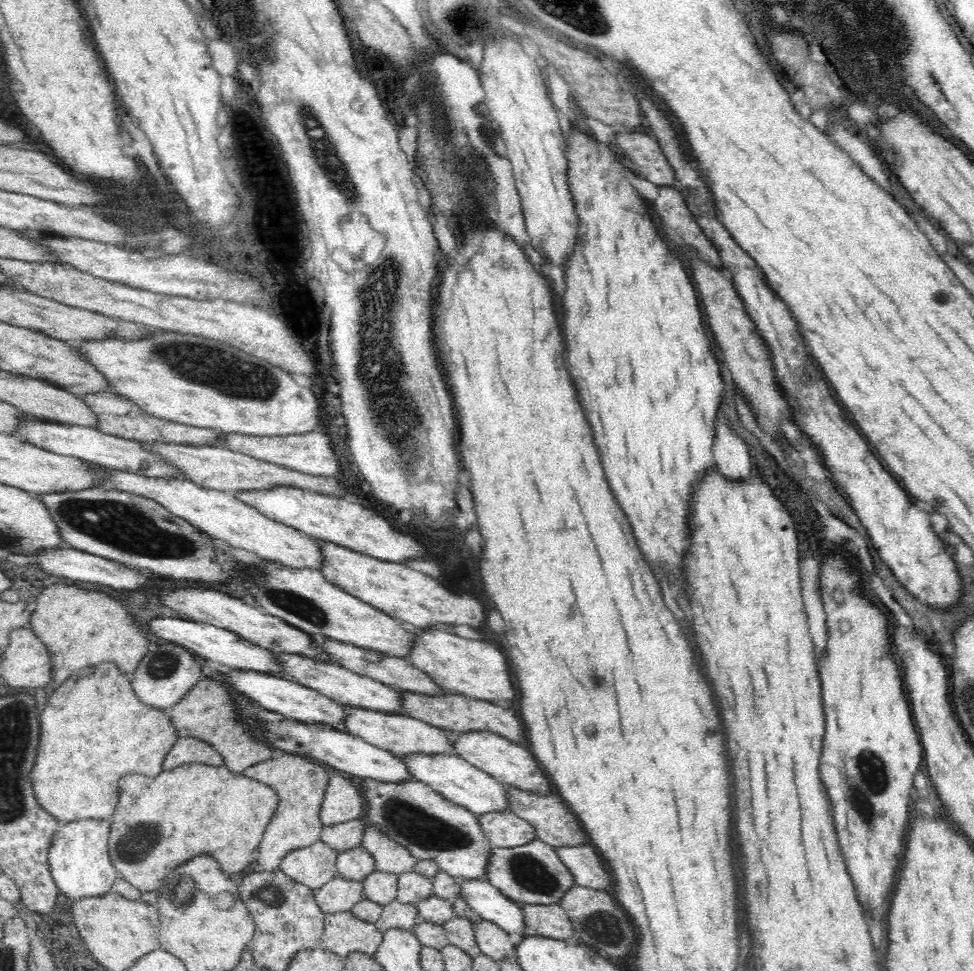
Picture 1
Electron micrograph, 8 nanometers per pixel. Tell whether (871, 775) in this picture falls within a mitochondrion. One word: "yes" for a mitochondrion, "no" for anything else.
yes

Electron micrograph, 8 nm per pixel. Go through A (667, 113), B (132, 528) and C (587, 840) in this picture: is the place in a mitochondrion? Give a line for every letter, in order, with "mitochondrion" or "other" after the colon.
A: other
B: mitochondrion
C: other

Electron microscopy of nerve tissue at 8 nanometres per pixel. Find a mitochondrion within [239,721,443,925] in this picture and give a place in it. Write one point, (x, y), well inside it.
(267, 894)

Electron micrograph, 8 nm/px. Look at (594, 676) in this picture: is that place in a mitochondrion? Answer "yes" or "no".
yes

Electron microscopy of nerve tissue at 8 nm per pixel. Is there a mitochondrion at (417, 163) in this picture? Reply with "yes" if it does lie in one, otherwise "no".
no

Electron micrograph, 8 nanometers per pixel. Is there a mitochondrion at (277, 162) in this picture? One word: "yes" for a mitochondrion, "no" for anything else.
no

